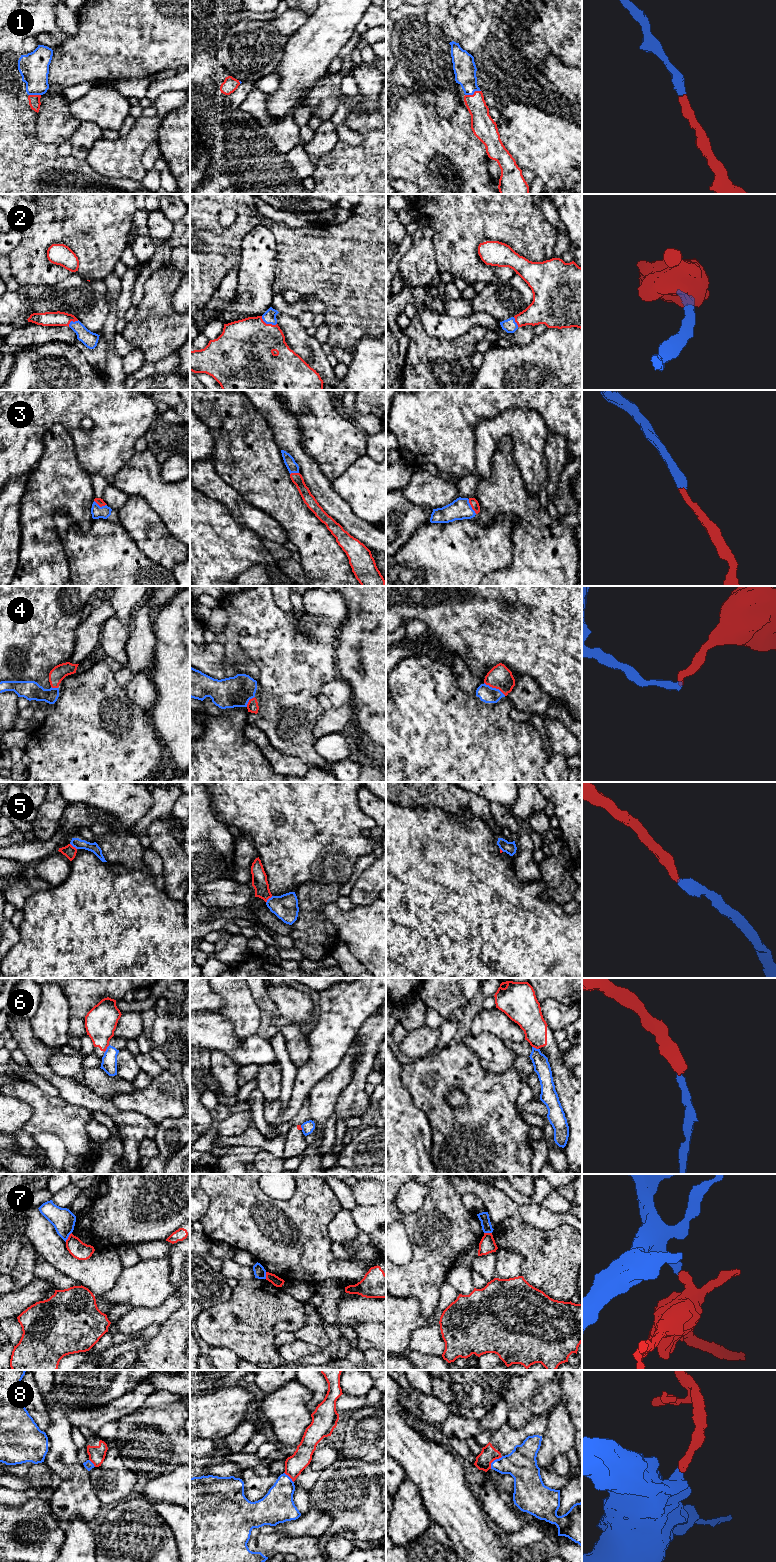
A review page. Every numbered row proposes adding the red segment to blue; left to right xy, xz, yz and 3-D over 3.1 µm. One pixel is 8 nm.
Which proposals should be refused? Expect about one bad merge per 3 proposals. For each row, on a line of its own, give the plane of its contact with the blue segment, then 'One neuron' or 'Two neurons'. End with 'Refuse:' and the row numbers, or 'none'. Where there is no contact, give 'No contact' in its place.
1: Touches blue in yz. One neuron
2: Touches blue in xz. One neuron
3: Touches blue in yz. One neuron
4: Touches blue in yz. One neuron
5: Touches blue in xz. One neuron
6: Touches blue in xy. Two neurons
7: Touches blue in xy. Two neurons
8: Touches blue in yz. Two neurons
Refuse: 6, 7, 8

